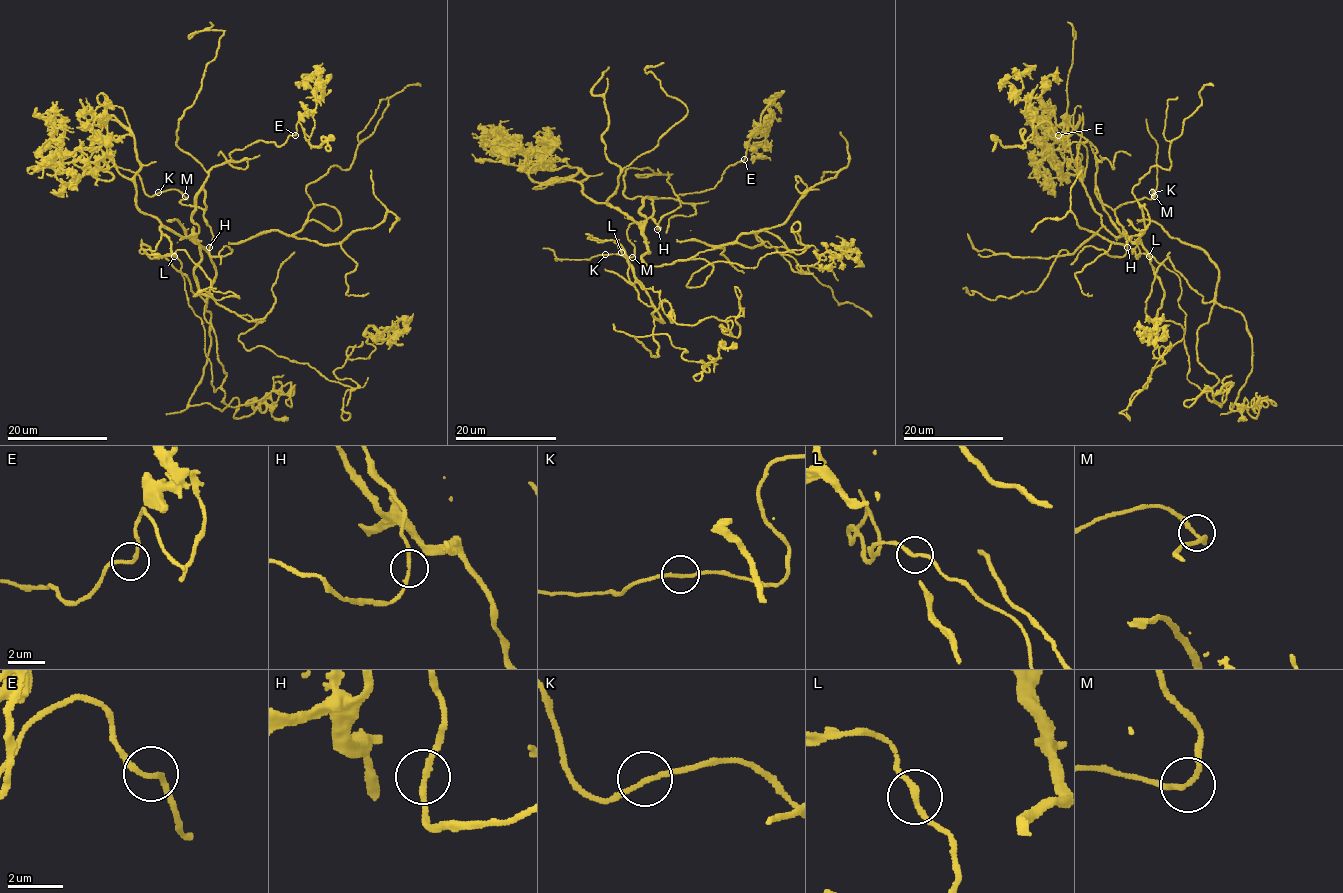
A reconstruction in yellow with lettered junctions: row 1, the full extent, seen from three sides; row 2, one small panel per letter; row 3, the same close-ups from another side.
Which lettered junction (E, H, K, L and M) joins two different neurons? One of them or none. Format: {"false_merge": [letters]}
{"false_merge": []}

